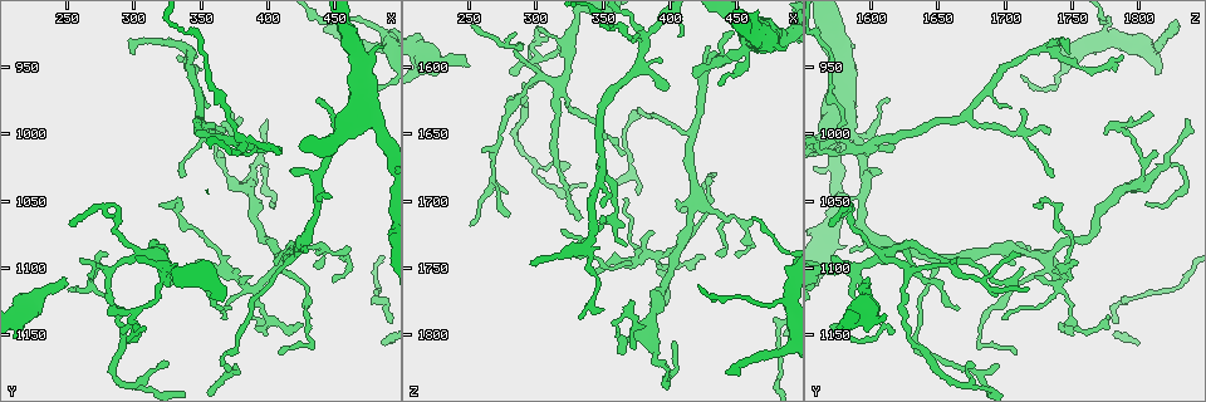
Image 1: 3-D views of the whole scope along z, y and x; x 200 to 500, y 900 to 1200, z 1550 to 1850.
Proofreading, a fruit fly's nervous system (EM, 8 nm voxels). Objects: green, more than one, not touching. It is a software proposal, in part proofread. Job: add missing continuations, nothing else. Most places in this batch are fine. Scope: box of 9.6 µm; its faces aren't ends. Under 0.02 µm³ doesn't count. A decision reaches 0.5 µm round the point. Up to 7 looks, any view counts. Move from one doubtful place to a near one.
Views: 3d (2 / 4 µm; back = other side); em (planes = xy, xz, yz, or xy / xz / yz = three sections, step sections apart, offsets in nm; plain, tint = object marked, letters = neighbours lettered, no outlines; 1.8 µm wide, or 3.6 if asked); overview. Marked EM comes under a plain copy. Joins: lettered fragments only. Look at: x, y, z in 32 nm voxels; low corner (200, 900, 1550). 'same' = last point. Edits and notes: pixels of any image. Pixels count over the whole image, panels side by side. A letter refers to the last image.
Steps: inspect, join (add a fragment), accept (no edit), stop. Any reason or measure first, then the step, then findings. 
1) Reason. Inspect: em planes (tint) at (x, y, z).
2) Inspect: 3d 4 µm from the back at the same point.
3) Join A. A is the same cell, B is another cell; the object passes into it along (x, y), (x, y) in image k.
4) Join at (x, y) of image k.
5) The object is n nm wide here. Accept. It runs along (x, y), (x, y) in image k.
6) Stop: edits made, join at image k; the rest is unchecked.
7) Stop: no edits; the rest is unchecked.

Sharp bend. Inspect: em planes (letters) at (300, 1146, 1580).

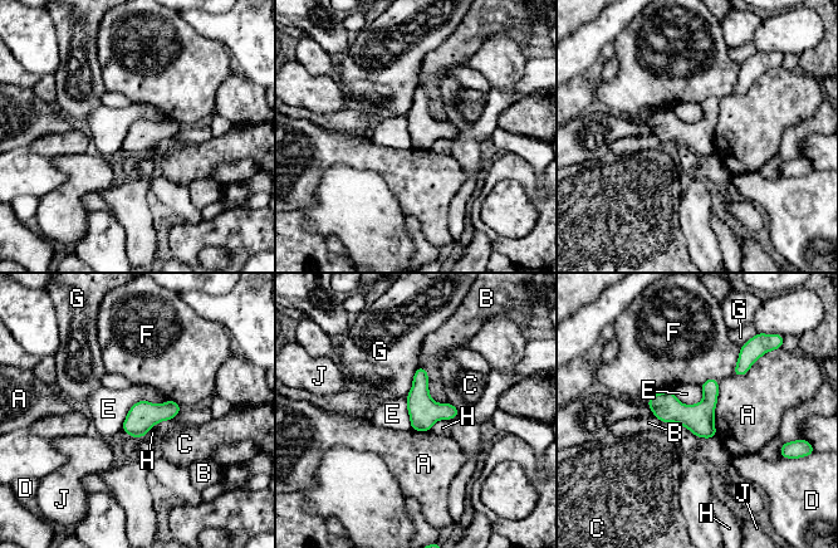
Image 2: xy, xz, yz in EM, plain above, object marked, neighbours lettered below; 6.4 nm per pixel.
Accept. A, B, C, D, E, F, G, H and J are other cells; a border runs along (166, 400), (138, 400), (121, 429) in image 2; none of them fits.

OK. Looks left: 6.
Free end. Inspect: em planes (tint) at (248, 1112, 1600).

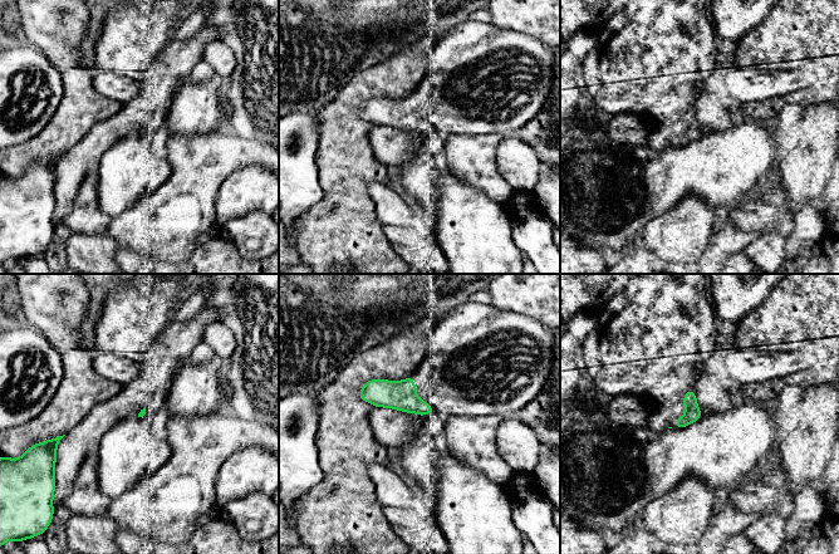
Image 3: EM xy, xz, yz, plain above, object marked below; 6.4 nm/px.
What lies round it. Inspect: em planes (letters) at the same point.

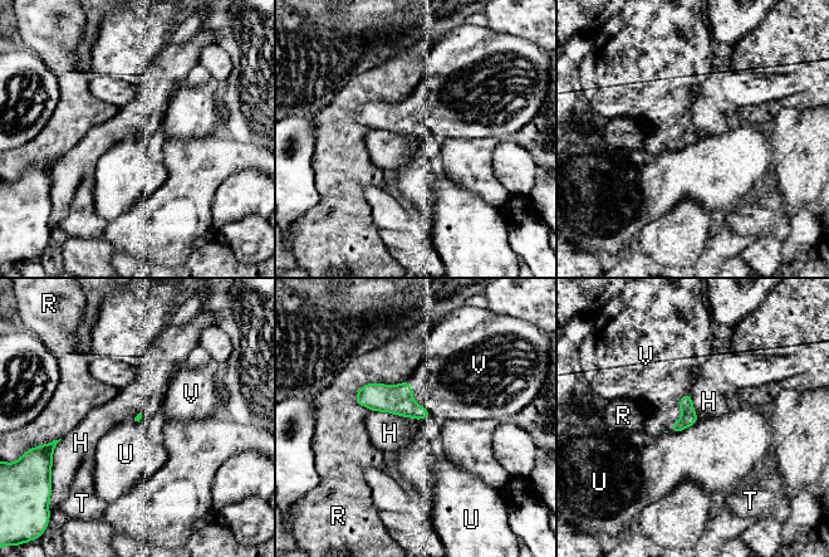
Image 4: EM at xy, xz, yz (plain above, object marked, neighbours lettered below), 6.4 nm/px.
Join V. V is the same cell, H, R, T and U are other cells; it goes on there.

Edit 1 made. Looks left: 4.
Inspect: overview.

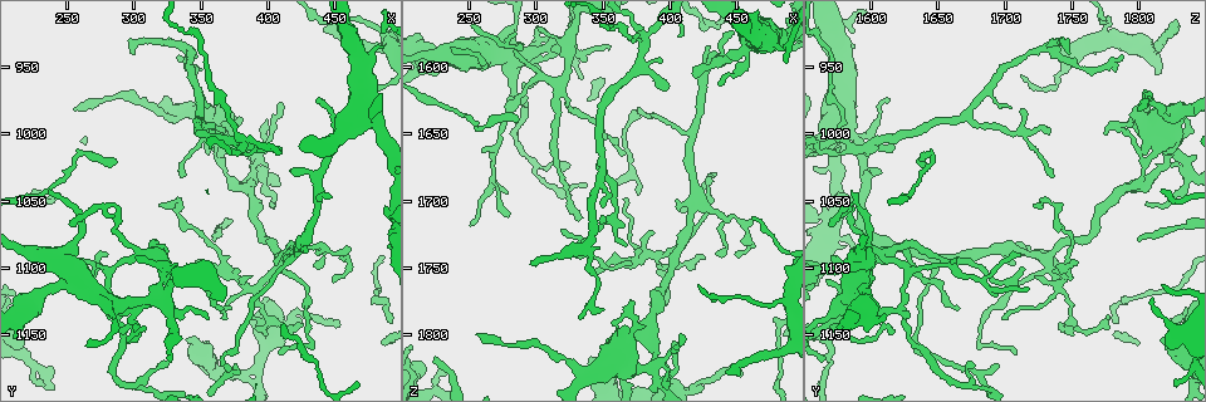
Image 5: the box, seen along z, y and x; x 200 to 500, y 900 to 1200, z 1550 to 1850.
Stops while still wide. Inspect: 3d 4 µm at (340, 1154, 1818).

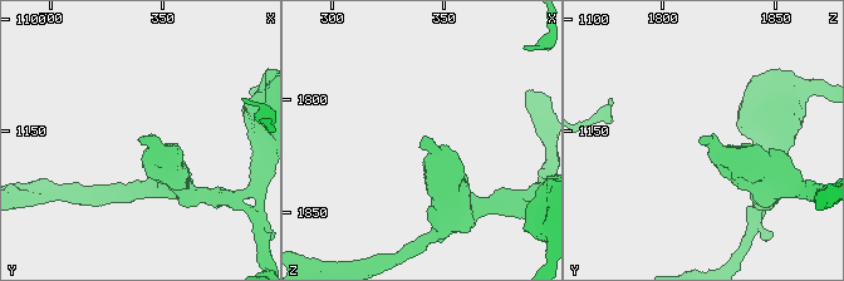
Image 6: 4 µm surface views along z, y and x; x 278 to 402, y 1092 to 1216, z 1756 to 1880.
Need the tissue. Inspect: em xy step 16 (tint) at (341, 1155, 1816).

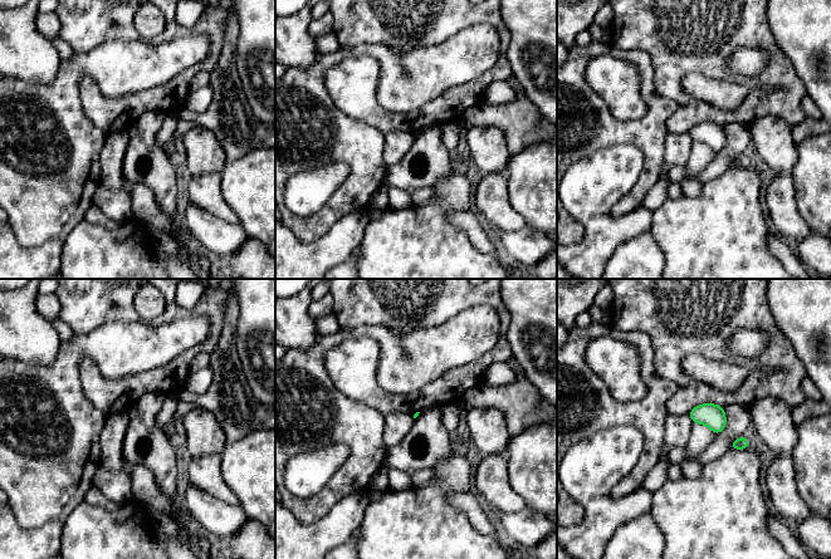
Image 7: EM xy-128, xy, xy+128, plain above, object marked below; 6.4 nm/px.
Cut it another way. Inspect: em planes (letters) at the same point.

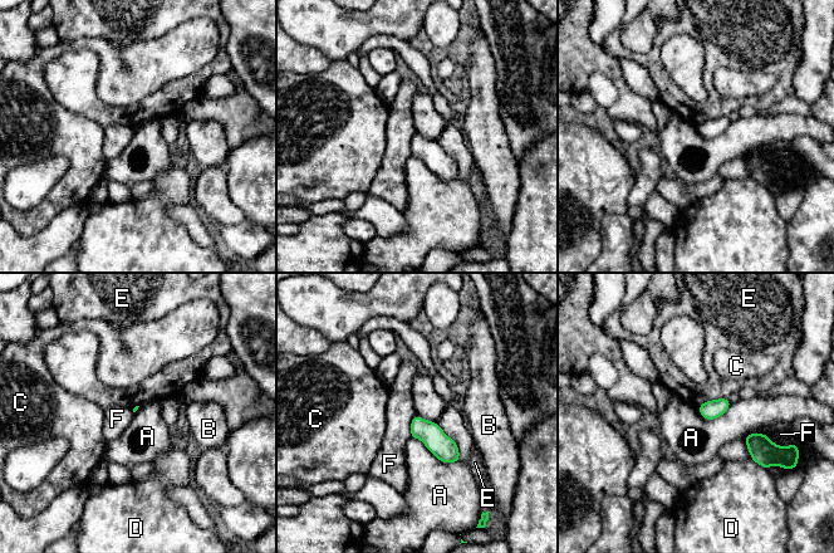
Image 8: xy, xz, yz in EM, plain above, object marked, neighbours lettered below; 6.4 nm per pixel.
Accept. A, B, C, D, E and F are other cells; a border runs along (411, 436), (440, 460), (459, 461) in image 8; no lettered fragment goes on from it.

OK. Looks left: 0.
Stop: edits made, join at image 4; the rest is unchecked.

